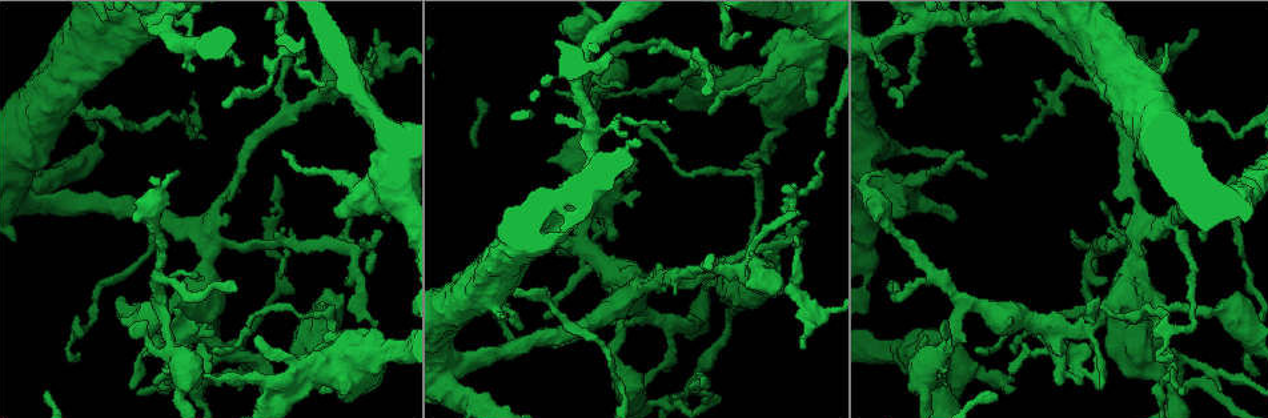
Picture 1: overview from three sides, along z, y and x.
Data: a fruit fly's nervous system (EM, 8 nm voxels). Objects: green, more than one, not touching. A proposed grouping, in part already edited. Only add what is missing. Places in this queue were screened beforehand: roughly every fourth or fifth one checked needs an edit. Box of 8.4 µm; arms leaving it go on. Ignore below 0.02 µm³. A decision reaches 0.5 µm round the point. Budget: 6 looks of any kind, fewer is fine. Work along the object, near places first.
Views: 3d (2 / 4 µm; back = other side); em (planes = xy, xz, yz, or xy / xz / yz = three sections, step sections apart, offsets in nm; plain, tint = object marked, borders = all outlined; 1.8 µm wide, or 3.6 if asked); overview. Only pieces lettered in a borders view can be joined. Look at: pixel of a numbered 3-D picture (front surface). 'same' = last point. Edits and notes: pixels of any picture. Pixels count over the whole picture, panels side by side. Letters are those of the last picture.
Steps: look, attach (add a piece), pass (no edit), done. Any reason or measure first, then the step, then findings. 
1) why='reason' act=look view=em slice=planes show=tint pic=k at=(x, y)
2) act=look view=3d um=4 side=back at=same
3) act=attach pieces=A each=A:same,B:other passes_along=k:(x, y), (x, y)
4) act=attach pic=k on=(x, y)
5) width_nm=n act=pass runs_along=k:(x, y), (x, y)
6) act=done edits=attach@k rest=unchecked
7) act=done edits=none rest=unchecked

why='sharp bend' act=look view=3d um=4 pic=1 at=(896, 184)

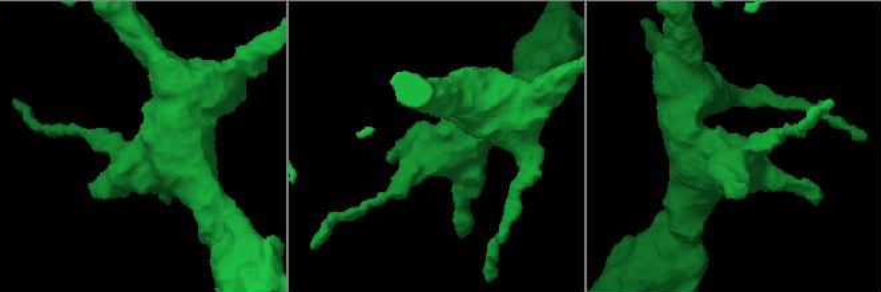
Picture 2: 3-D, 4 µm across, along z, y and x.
act=look view=em um=3.6 slice=yz step=8 show=tint pic=2 at=(454, 144)

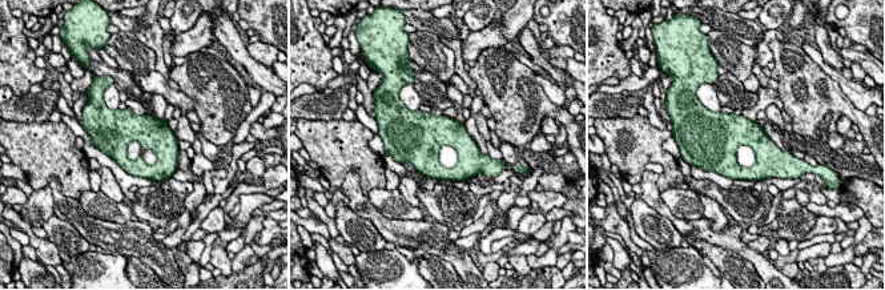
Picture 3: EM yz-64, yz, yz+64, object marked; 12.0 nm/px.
why='another direction' act=look view=em um=3.6 slice=planes show=borders at=same

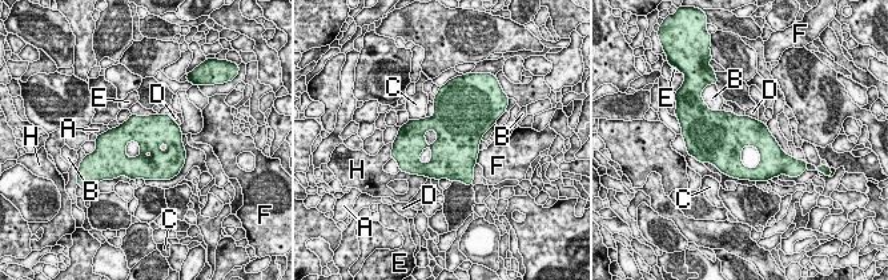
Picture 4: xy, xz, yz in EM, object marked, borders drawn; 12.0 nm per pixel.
act=pass each=A:other,B:other,C:other,D:other,E:other,F:other,H:other border=4:(744, 115), (756, 120) found='none of them fits'

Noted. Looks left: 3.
why='branch stops here' act=look view=3d um=4 pic=1 at=(370, 56)

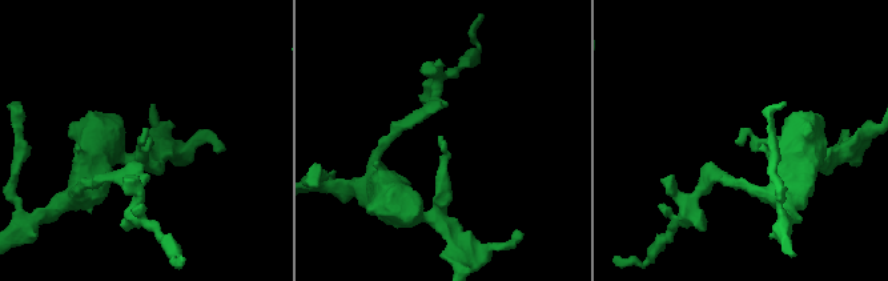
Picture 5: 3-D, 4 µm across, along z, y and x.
act=look view=em slice=planes show=borders pic=5 at=(737, 144)

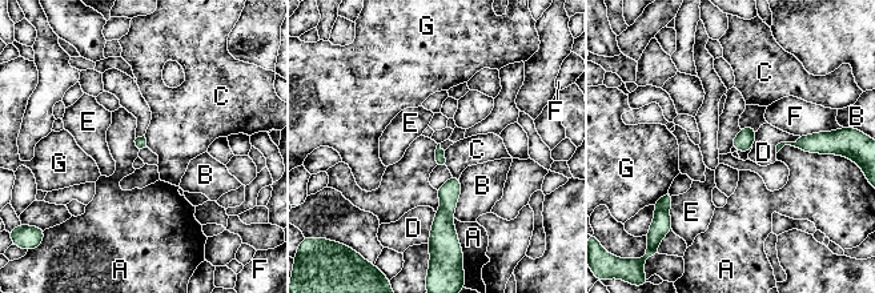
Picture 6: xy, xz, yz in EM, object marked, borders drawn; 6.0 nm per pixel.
act=pass each=A:other,B:other,C:other,D:other,E:other,F:other,G:other found='none of them fits'

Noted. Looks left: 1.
act=done edits=none rest=unchecked

